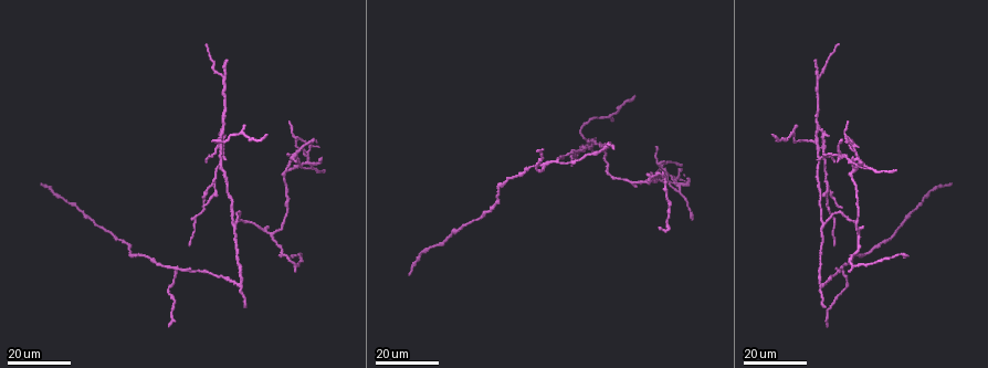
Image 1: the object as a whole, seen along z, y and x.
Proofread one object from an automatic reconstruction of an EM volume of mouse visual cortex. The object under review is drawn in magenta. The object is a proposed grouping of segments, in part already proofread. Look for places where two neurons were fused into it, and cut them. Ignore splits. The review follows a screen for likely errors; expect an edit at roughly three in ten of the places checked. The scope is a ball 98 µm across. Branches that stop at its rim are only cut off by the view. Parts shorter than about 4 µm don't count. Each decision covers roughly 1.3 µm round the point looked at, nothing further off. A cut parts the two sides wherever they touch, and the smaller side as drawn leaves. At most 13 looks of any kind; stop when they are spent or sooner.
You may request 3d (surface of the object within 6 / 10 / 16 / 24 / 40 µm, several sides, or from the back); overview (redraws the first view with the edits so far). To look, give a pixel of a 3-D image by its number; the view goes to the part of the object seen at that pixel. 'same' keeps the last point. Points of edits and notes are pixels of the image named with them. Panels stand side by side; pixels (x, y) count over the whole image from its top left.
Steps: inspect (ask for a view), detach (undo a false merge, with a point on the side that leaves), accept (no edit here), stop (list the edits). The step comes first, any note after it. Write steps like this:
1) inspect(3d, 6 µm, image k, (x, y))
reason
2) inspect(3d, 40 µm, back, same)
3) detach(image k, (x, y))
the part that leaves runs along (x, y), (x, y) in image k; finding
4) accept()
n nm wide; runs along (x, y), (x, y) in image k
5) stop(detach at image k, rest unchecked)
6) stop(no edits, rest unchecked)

inspect(3d, 16 µm, image 1, (820, 79))

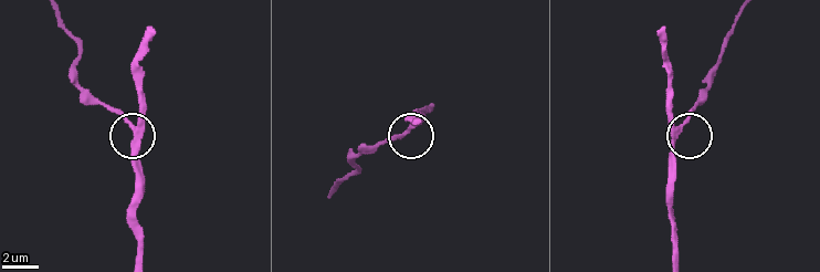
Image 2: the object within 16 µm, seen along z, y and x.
inspect(3d, 6 µm, image 2, (676, 130))

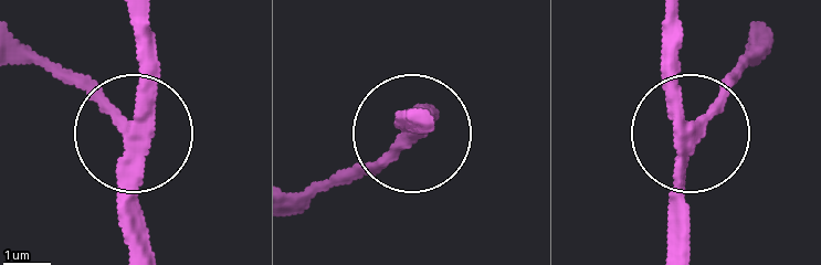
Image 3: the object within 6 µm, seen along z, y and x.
detach(image 3, (95, 94))
3 arms; the part that leaves runs along (135, 133), (20, 49) in image 3; two neurons meet here

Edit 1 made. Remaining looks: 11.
inspect(overview)
see it whole again

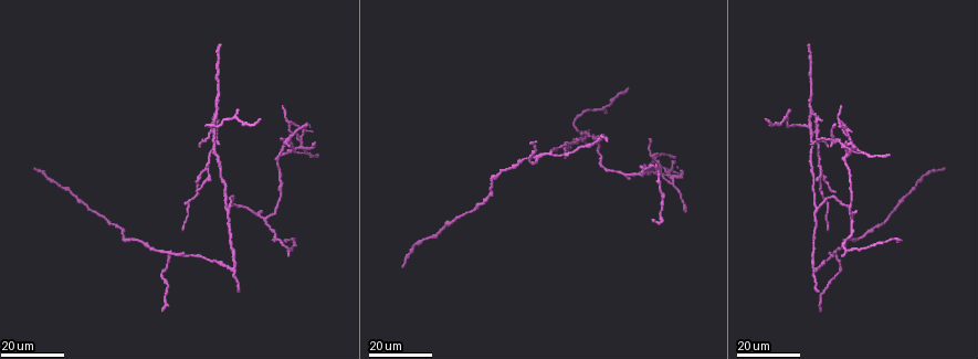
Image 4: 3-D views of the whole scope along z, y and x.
inspect(3d, 24 µm, image 4, (294, 150))
four or more arms meet

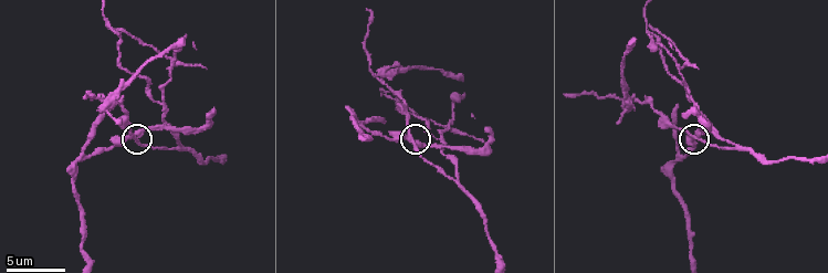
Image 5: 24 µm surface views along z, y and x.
inspect(3d, 10 µm, image 5, (131, 135))

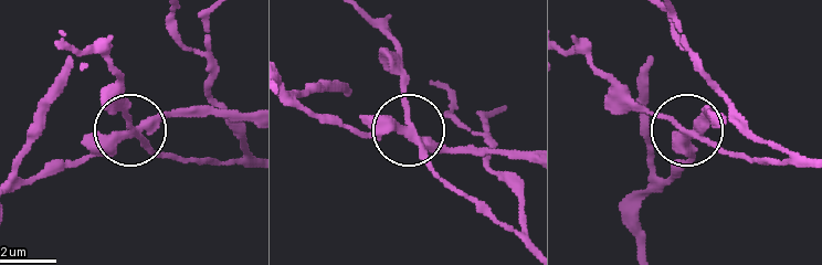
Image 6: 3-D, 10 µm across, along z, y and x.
detach(image 6, (126, 113))
side arm 16 µm; the part that leaves runs along (139, 133), (189, 161), (232, 161), (246, 149), (175, 11) in image 6; a second neuron is stuck on

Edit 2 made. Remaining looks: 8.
inspect(overview)

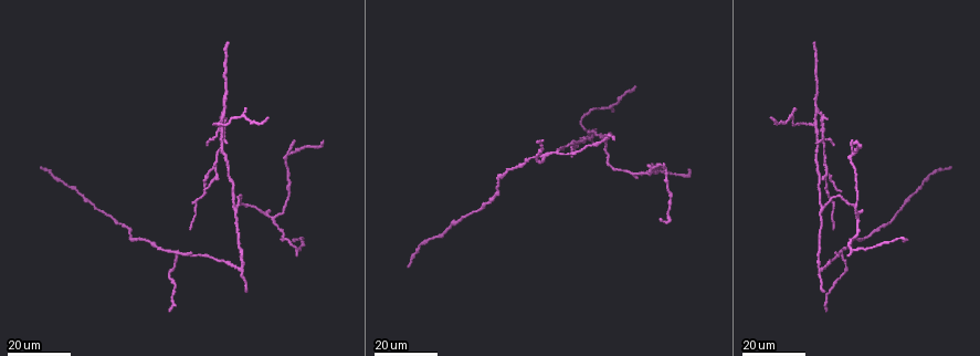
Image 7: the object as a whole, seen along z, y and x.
inspect(3d, 24 µm, image 7, (278, 214))
calibre changes

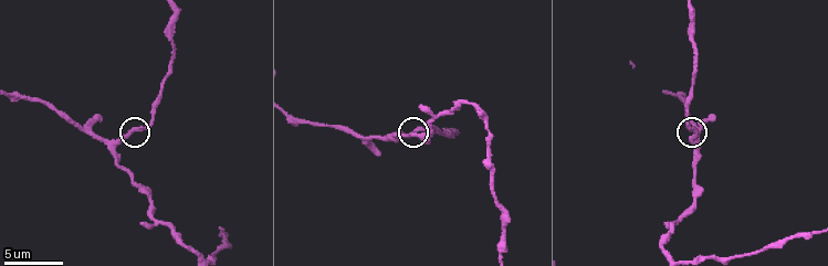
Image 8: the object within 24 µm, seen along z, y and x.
inspect(3d, 6 µm, image 8, (127, 134))
closer look

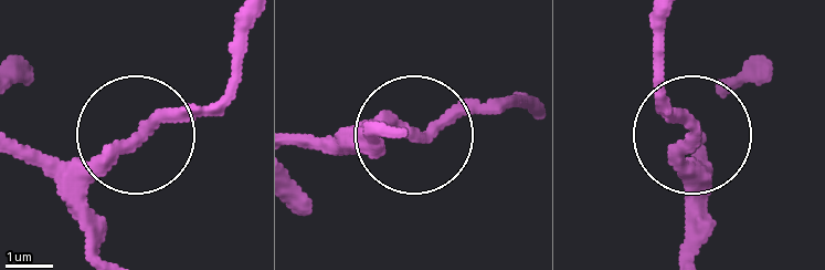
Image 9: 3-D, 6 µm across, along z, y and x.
accept()
260 nm wide; runs along (24, 144), (83, 161), (202, 108), (233, 81) in image 9; all the same neuron

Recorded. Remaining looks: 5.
inspect(3d, 16 µm, image 7, (234, 207))
three-way junction

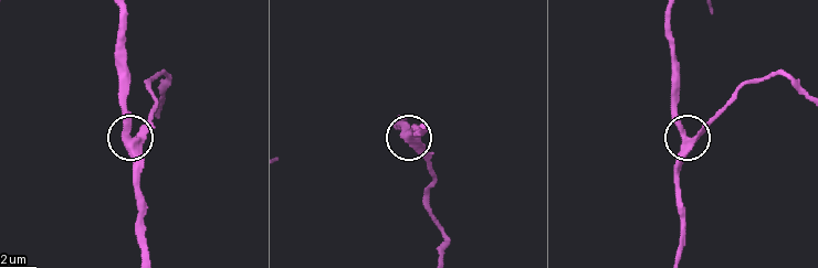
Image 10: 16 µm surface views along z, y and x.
inspect(3d, 10 µm, image 10, (129, 141))
zoom in

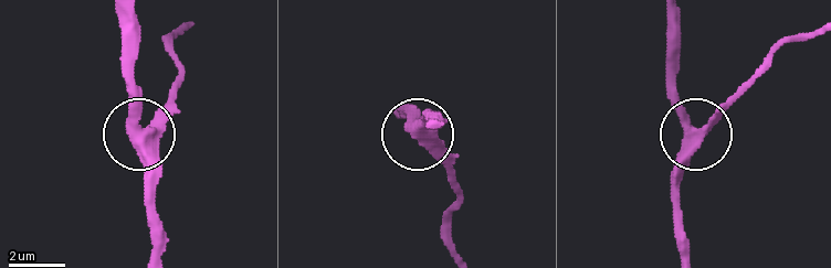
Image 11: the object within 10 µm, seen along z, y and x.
accept()
runs along (683, 252), (676, 202), (681, 152), (745, 90) in image 11; all the same neuron

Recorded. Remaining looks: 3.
inspect(3d, 24 µm, image 7, (240, 268))
three-way junction

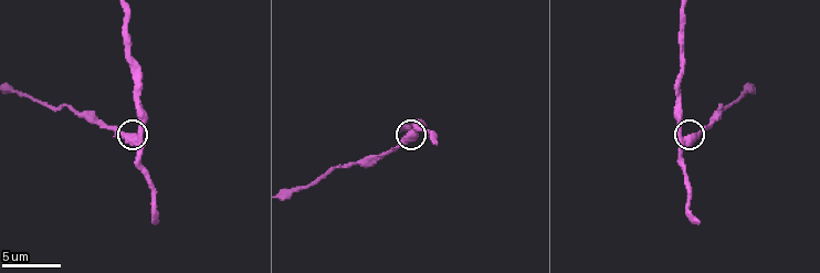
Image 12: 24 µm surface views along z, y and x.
inspect(3d, 6 µm, image 12, (412, 135))

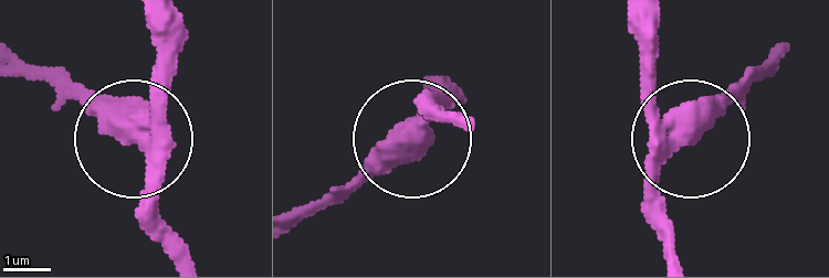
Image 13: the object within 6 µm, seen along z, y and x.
detach(image 13, (98, 115))
side arm 7 µm; 3 arms; two neurons meet here

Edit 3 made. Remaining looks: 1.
inspect(3d, 10 µm, image 5, (681, 154))
three arms meet

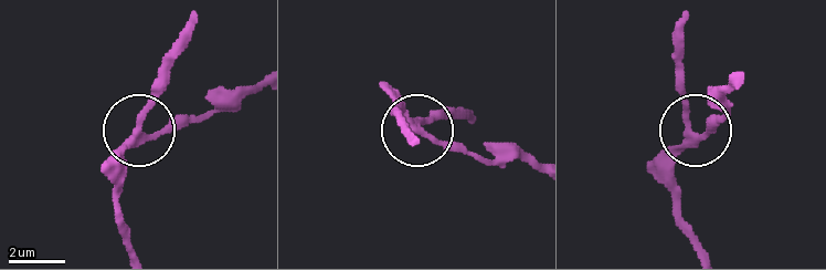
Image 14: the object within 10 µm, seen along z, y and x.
accept()
side arm 5 µm; 3 arms; all the same neuron

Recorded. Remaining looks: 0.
stop(detach at image 3, detach at image 6, detach at image 13, rest unchecked)

